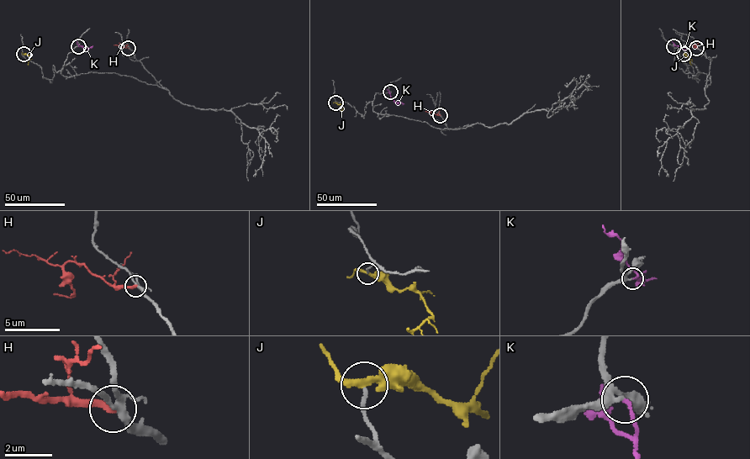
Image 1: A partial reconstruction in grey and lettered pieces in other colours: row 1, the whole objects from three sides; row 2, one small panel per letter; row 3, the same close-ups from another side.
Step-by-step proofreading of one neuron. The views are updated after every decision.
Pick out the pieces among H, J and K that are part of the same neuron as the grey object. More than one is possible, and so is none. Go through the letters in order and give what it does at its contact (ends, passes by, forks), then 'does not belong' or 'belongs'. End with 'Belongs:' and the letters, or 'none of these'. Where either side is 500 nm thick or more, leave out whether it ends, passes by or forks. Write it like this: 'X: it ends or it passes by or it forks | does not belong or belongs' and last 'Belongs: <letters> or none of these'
H: it ends | does not belong
J: it passes by | does not belong
K: it ends | belongs
Belongs: K

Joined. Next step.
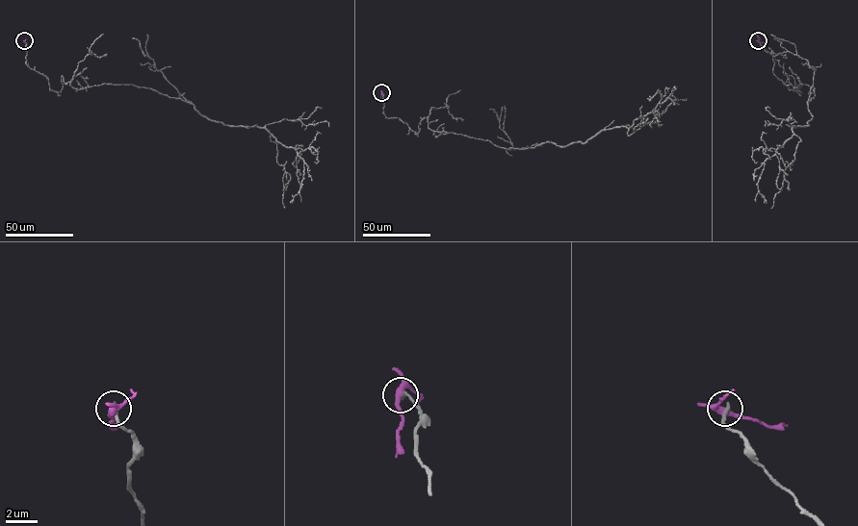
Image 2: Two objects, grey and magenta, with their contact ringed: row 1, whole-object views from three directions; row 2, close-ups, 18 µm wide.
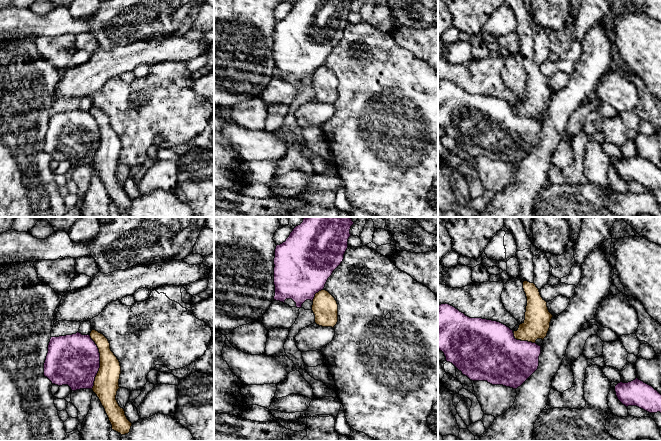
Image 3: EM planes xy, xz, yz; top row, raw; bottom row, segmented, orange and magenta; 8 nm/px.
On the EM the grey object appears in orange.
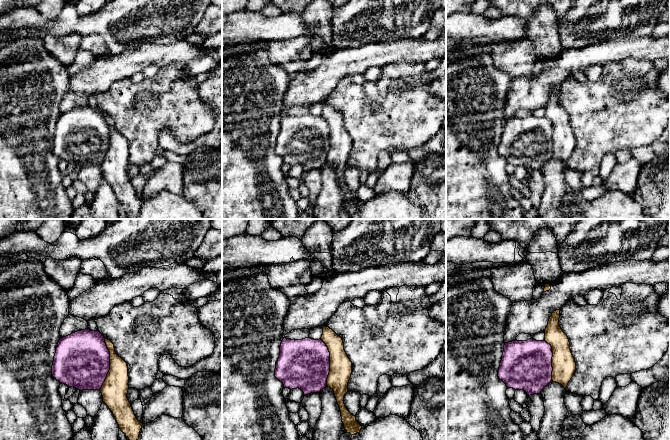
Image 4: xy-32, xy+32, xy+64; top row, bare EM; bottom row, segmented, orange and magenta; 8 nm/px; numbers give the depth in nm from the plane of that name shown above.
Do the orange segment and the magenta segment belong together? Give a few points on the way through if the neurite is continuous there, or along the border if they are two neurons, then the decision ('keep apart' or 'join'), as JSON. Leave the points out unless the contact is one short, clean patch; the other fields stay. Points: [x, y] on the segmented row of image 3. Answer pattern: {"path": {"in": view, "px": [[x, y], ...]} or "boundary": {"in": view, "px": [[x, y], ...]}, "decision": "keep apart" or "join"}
{"decision": "keep apart"}

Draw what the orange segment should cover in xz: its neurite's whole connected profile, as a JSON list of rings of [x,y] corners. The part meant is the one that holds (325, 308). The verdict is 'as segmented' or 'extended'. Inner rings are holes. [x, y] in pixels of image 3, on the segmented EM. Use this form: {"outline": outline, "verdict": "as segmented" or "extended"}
{"outline": [[[326,290],[315,294],[312,311],[315,323],[322,327],[332,327],[338,322],[338,304],[335,298]]], "verdict": "as segmented"}

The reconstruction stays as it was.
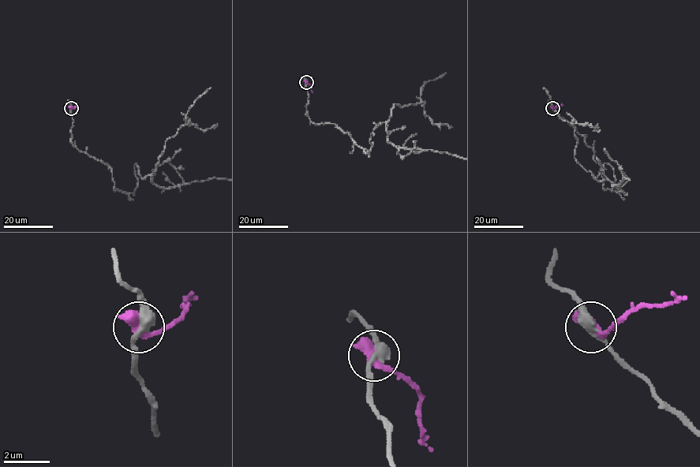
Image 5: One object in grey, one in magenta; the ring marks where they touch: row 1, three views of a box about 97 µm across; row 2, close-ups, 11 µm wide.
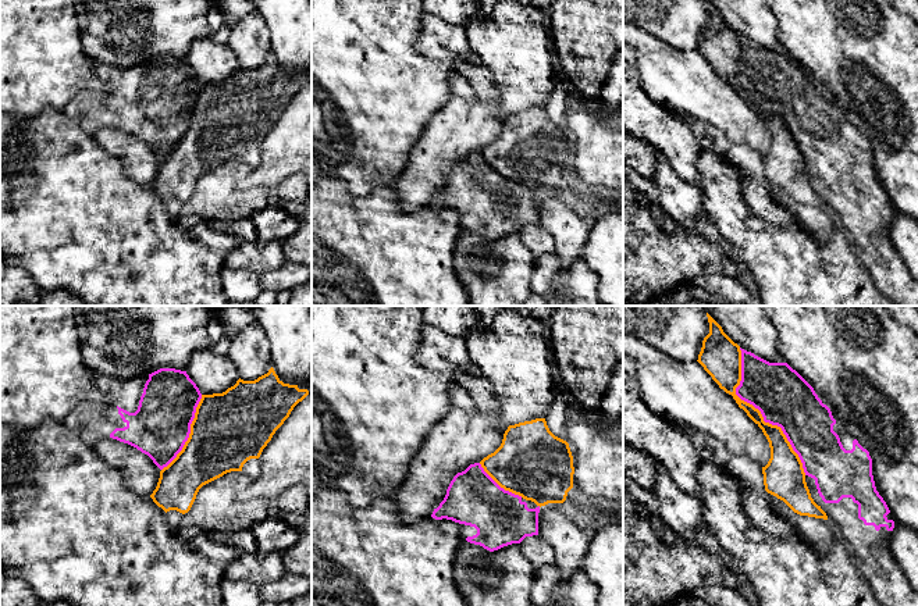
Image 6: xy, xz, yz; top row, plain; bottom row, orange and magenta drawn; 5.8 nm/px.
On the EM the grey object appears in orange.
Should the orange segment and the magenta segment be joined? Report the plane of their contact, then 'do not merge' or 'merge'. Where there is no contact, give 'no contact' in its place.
meets orange in yz; do not merge

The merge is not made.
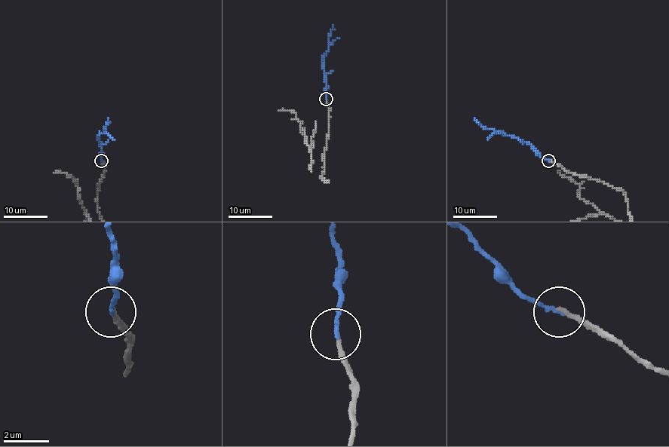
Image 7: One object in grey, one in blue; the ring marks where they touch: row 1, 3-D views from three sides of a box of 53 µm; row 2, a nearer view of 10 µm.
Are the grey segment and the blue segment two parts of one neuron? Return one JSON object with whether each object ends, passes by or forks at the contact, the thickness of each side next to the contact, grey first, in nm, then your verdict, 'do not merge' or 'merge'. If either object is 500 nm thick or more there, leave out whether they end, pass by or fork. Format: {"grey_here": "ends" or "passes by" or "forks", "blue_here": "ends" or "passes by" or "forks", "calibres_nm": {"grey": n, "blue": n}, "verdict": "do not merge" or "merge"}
{"grey_here": "ends", "blue_here": "ends", "calibres_nm": {"grey": 180, "blue": 160}, "verdict": "merge"}

